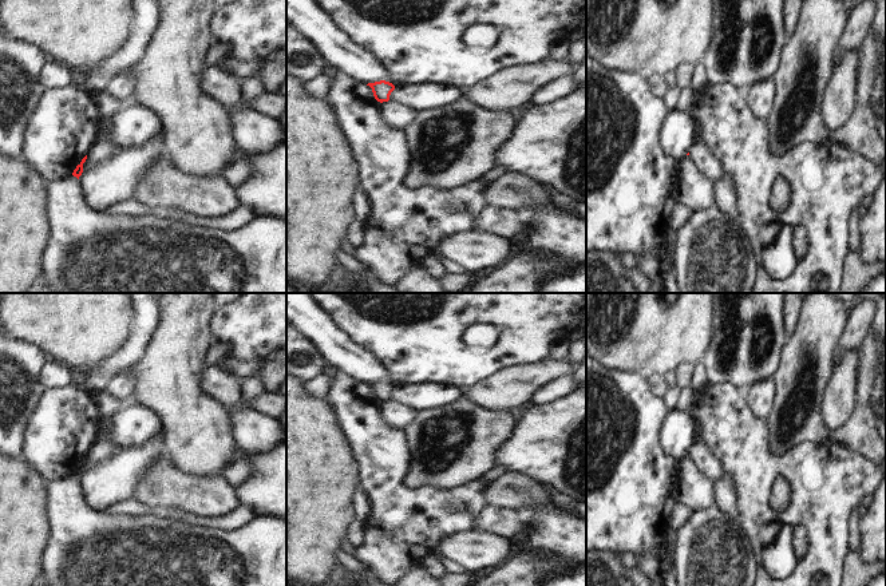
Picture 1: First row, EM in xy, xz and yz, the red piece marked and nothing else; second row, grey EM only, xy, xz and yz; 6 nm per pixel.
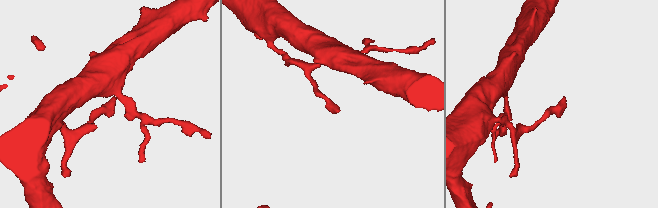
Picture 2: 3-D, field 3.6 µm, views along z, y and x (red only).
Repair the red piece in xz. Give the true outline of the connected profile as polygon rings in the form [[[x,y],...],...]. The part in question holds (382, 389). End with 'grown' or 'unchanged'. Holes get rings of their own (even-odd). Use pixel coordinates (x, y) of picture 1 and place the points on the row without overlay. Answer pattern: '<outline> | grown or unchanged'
[[[385,380],[368,383],[367,385],[372,388],[375,399],[380,403],[388,401],[391,392],[395,389],[395,385]]] | unchanged

